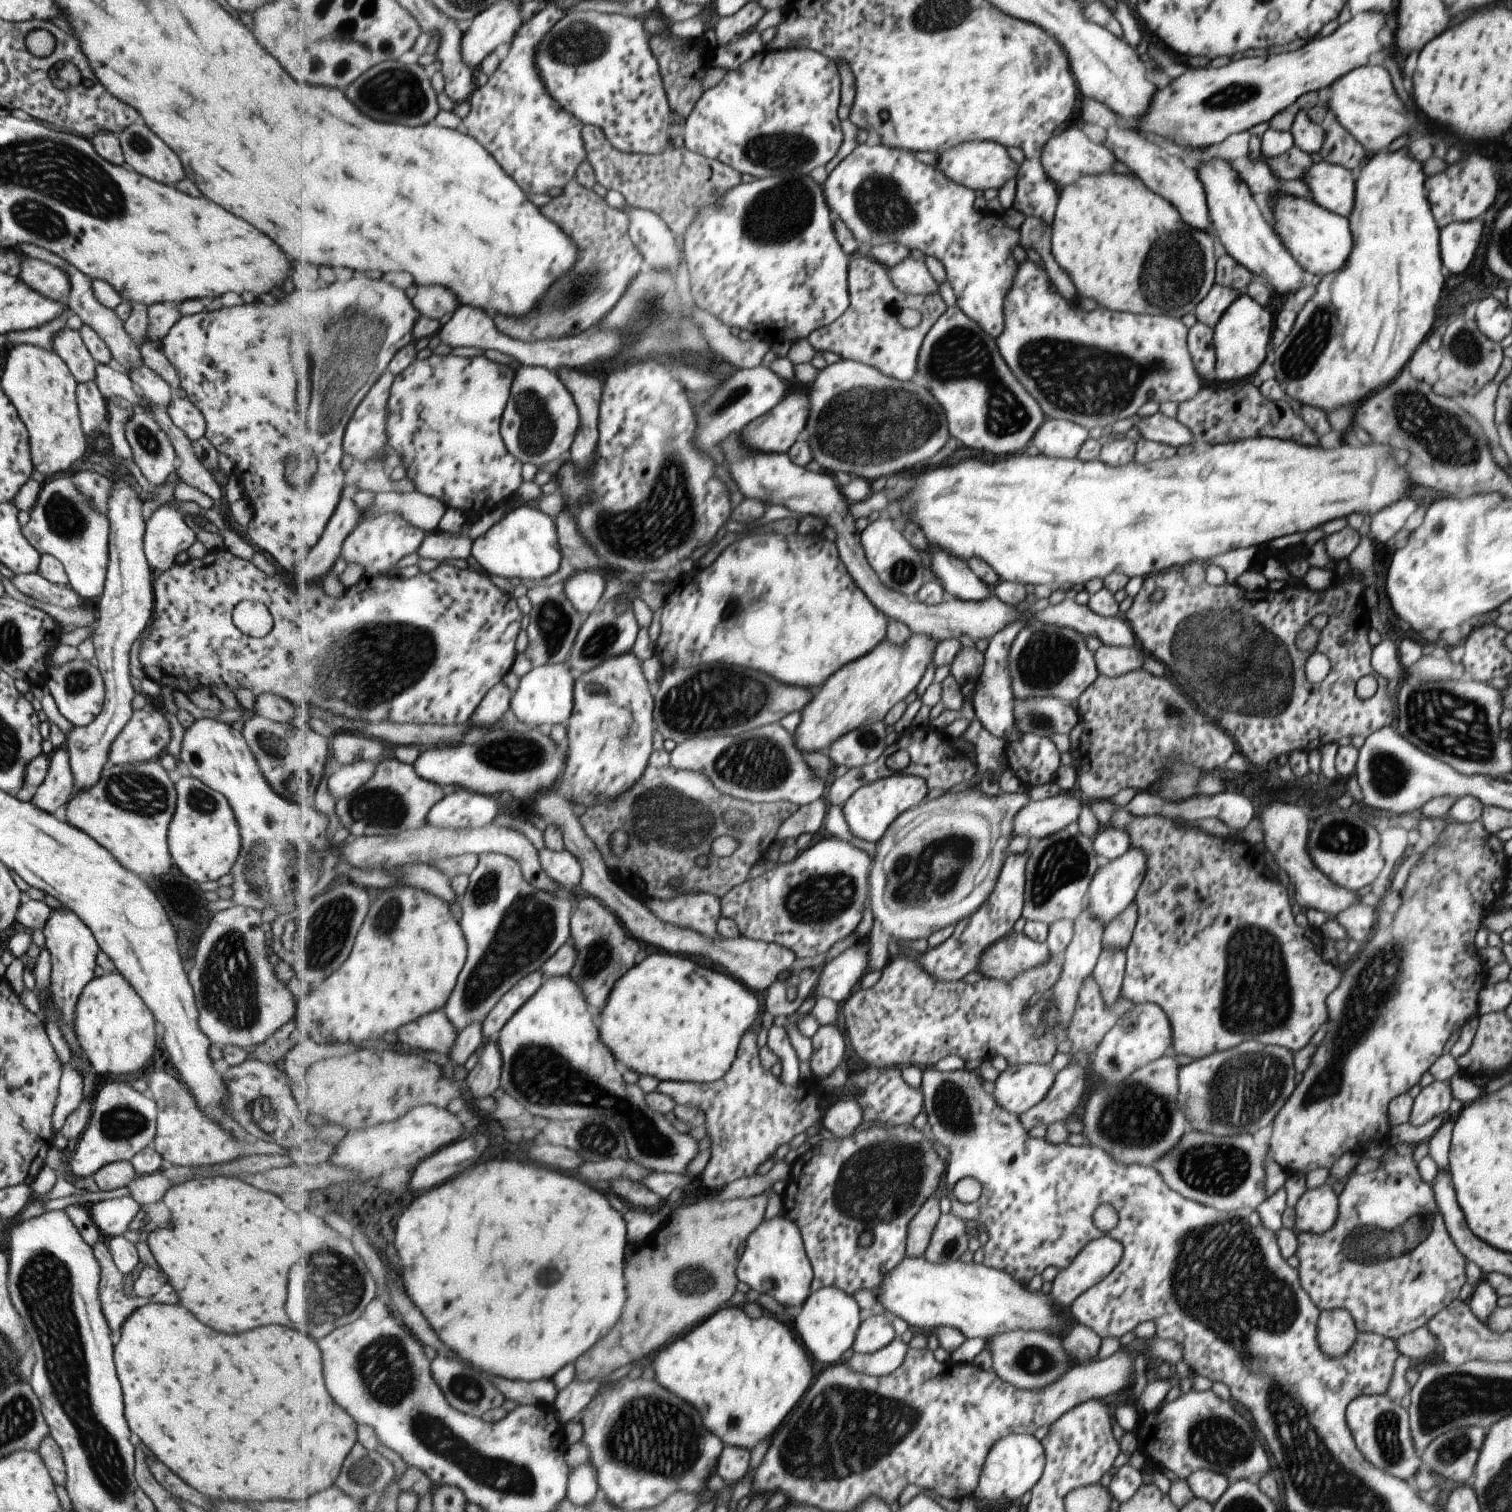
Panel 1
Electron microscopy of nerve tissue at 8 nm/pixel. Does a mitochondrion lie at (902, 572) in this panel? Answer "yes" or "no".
yes

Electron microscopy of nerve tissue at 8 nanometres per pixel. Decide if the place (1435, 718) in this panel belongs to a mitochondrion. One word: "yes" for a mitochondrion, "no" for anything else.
yes

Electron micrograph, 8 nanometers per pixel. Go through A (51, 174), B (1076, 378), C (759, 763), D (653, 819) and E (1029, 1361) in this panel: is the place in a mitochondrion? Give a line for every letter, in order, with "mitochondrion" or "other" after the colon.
A: mitochondrion
B: mitochondrion
C: mitochondrion
D: mitochondrion
E: mitochondrion

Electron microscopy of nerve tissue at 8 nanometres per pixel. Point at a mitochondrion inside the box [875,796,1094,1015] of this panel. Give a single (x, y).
(933, 869)

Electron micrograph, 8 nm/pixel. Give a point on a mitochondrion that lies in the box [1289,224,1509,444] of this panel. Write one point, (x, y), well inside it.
(1465, 348)

